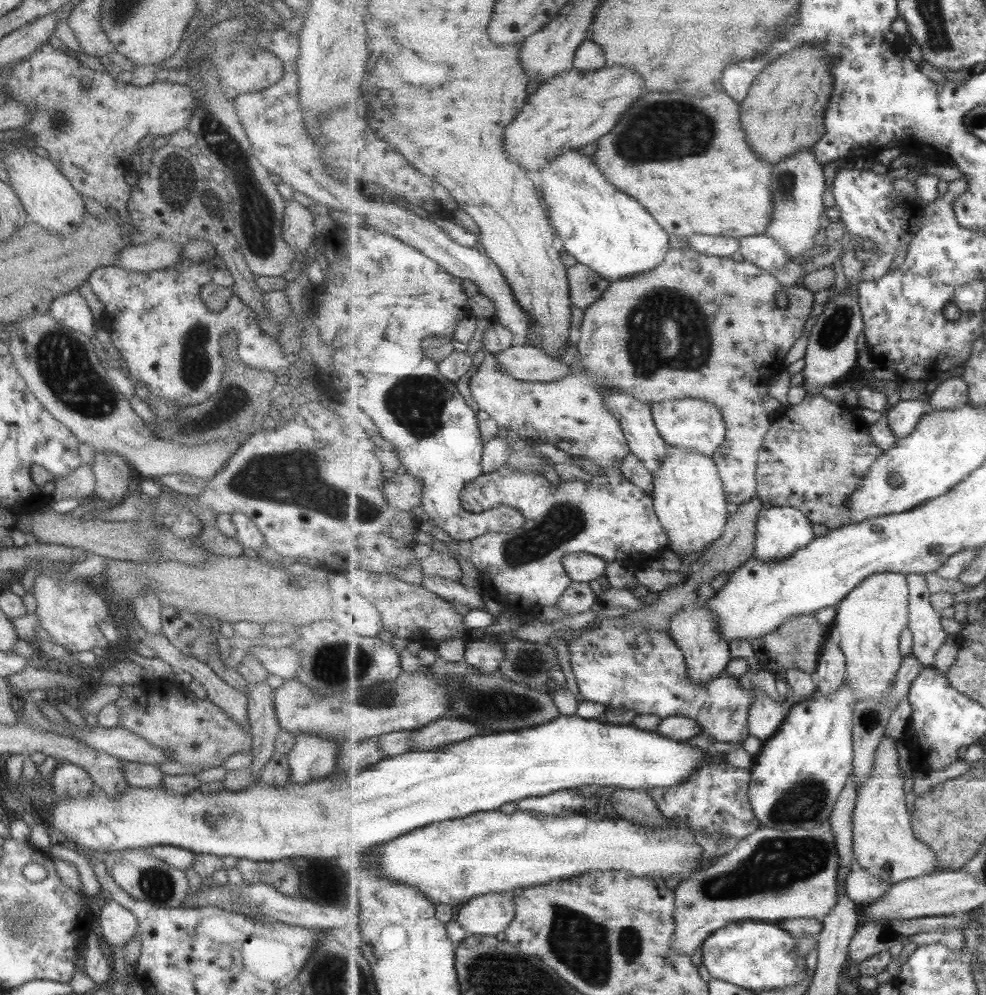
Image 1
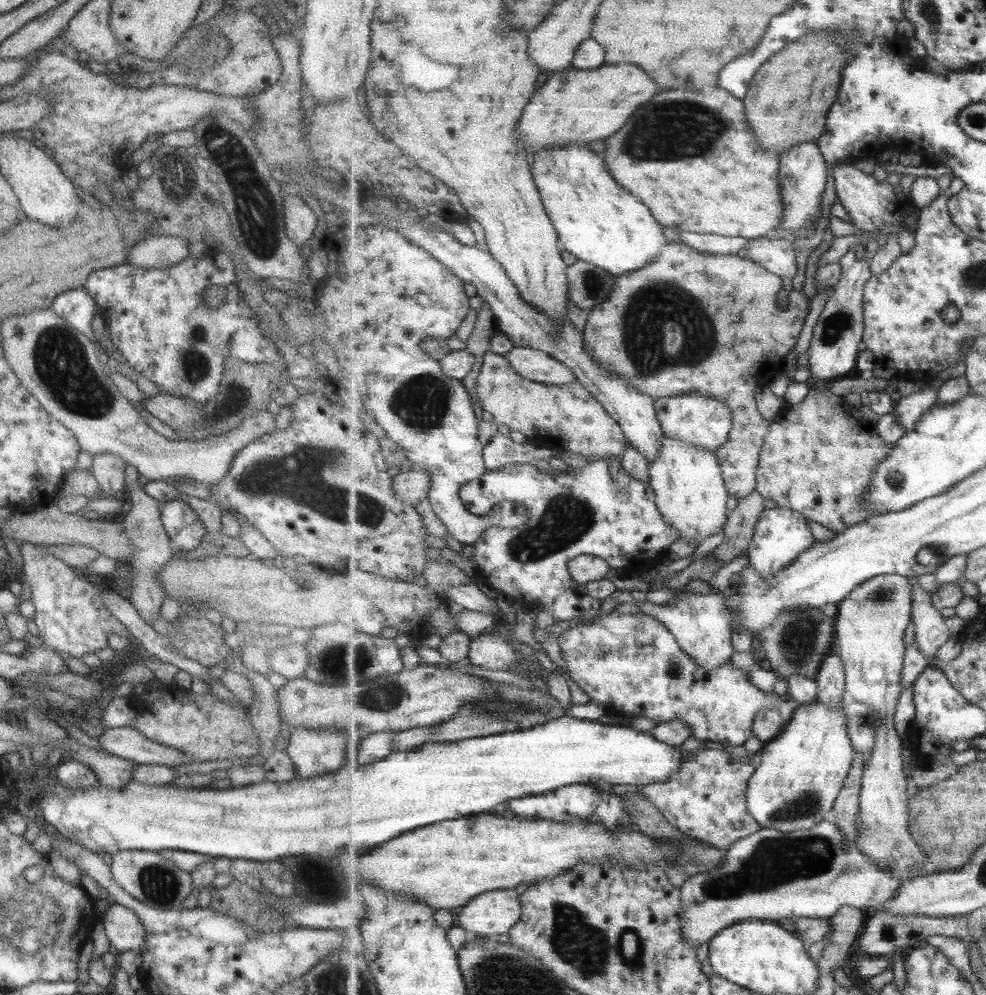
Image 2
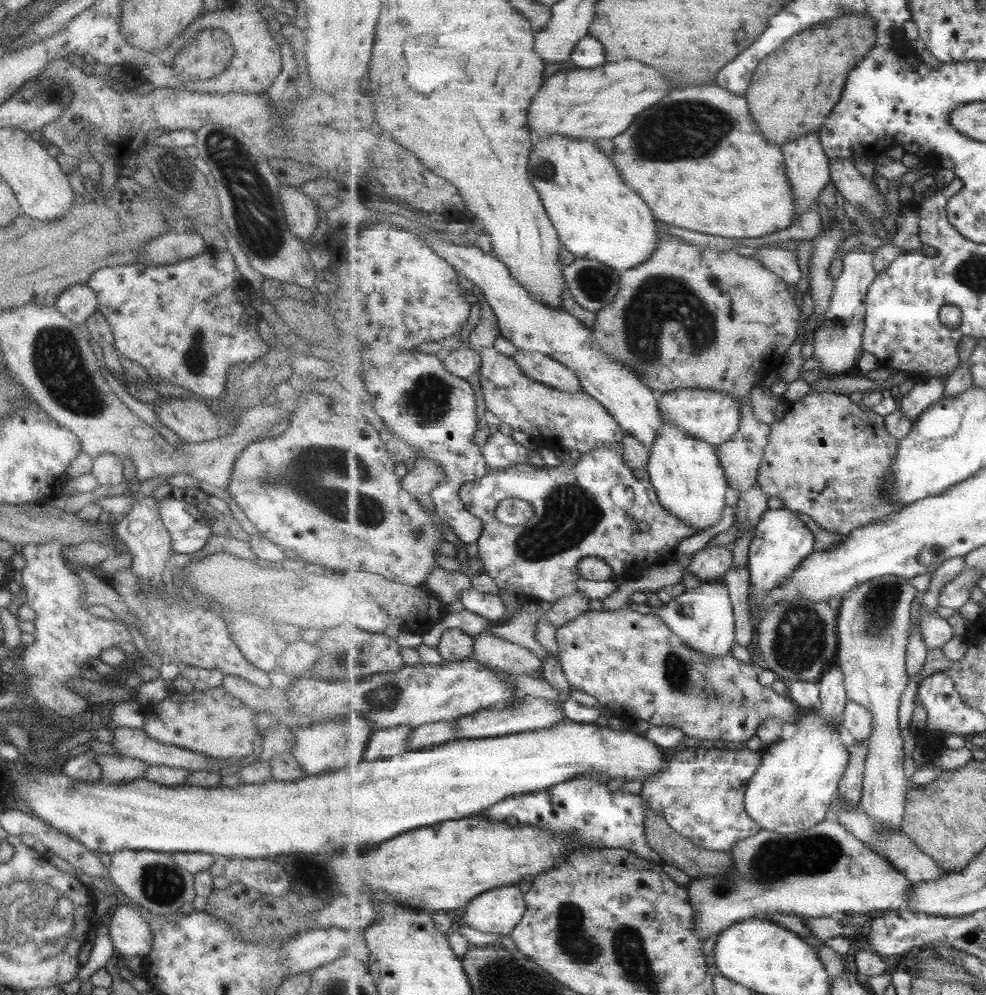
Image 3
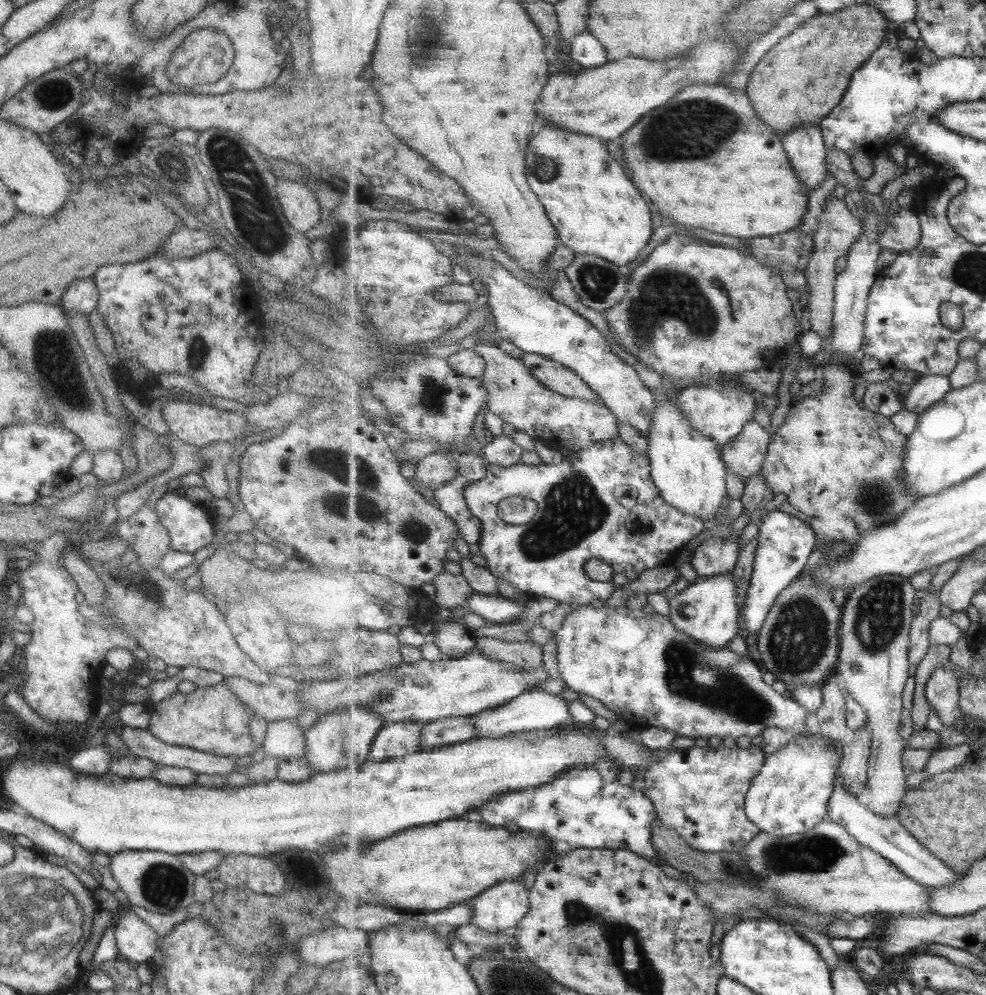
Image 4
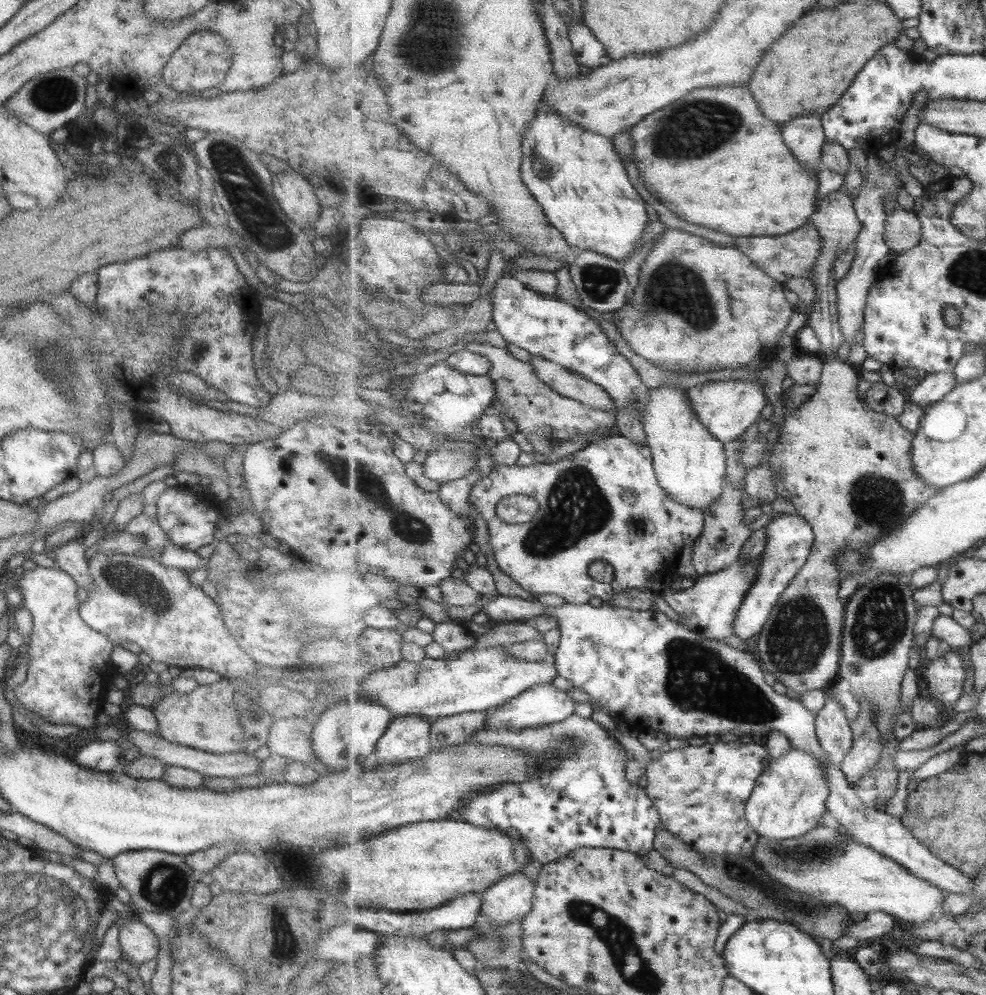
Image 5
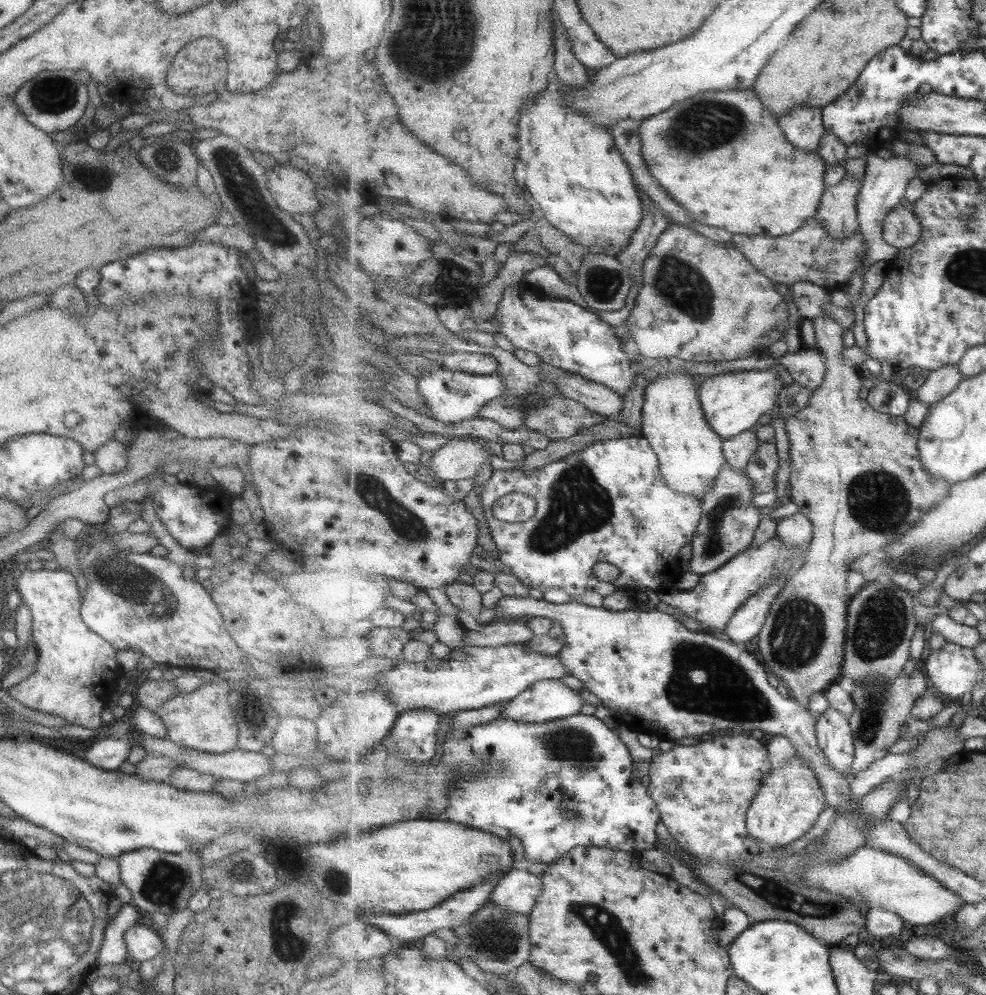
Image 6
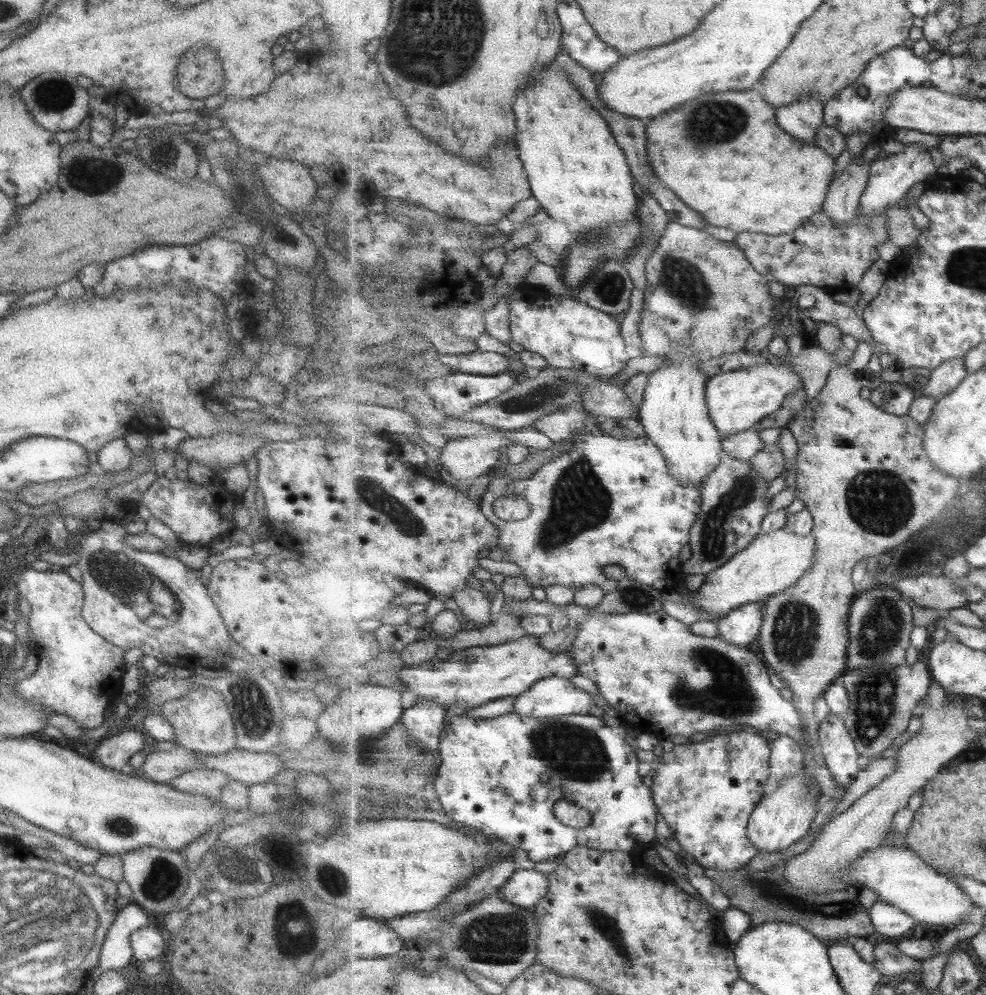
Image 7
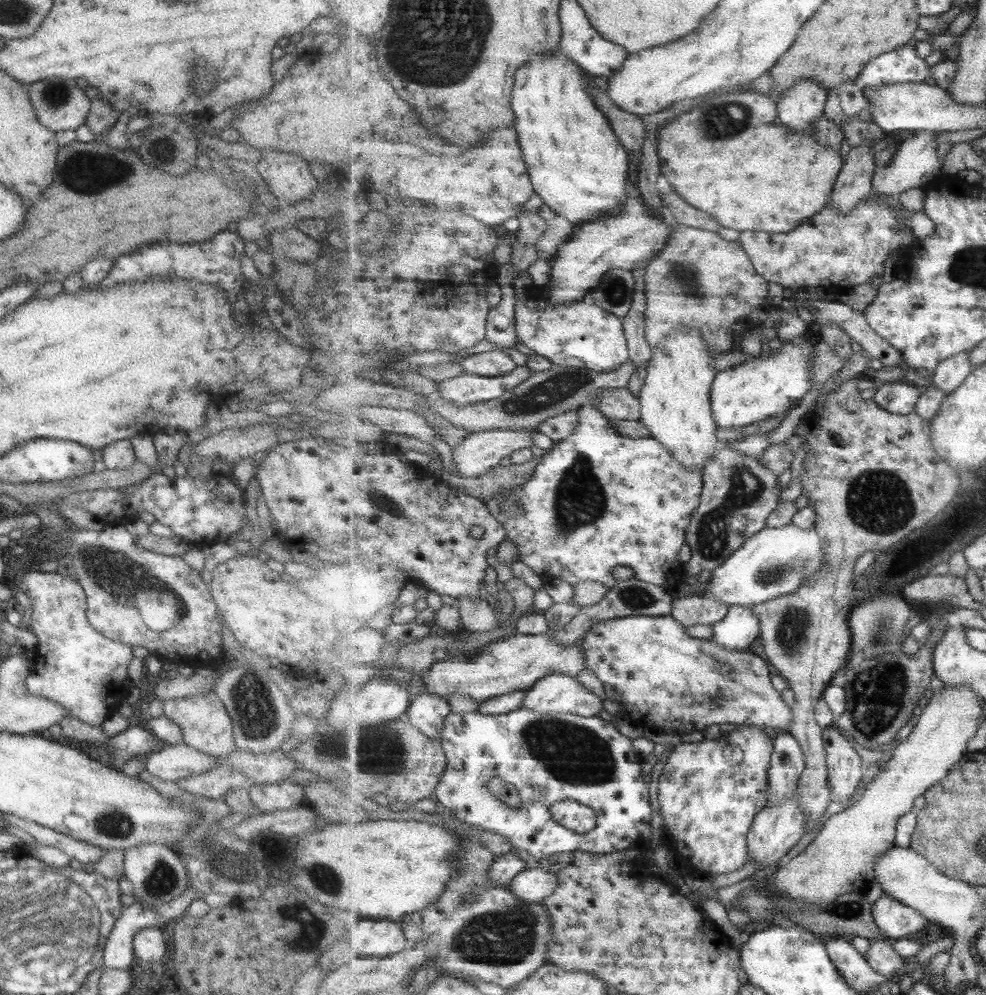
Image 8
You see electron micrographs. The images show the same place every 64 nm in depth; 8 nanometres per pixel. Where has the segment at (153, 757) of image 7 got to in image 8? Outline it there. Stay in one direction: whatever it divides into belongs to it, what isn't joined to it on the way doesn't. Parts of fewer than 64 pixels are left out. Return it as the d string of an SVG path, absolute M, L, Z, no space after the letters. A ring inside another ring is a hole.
M185 744L166 745L153 750L144 760L144 770L164 781L195 776L217 767L215 757L202 754Z

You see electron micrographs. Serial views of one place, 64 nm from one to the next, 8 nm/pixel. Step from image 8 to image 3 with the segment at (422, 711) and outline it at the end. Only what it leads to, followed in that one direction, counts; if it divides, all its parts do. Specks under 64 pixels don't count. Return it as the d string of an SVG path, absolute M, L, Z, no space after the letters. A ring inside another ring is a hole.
M401 725L390 729L374 730L367 744L365 762L386 760L410 752L409 736L414 728L411 725Z

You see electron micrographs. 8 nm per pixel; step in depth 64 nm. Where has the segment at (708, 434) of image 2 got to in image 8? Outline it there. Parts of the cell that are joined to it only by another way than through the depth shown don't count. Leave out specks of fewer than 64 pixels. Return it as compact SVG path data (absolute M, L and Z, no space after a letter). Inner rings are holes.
M809 331L800 336L803 342L795 346L791 341L782 341L783 347L766 359L750 358L732 368L719 371L711 390L711 406L715 422L721 428L741 428L749 426L777 414L783 414L799 404L799 400L813 388L811 360L815 358L815 348L821 343L817 331Z

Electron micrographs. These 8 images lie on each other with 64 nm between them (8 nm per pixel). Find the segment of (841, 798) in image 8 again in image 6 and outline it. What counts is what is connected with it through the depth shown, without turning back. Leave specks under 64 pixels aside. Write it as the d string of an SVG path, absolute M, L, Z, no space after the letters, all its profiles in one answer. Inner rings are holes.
M829 706L818 718L818 744L841 774L850 774L856 758L855 737L847 717L837 708Z

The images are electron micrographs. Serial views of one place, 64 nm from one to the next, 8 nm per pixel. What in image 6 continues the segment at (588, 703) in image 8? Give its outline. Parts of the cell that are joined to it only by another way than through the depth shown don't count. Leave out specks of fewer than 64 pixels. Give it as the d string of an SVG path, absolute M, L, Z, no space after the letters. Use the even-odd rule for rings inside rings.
M542 680L503 704L498 718L540 723L583 713L583 706L585 700L579 691L569 688L563 680Z

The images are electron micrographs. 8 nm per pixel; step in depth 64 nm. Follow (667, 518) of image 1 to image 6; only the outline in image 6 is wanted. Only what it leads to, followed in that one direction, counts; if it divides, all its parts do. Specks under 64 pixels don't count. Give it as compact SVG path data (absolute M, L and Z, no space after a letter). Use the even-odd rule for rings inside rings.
M667 373L655 378L645 389L642 420L644 436L659 455L666 484L680 494L703 500L727 460L724 439L707 421L697 390L699 385L687 373Z

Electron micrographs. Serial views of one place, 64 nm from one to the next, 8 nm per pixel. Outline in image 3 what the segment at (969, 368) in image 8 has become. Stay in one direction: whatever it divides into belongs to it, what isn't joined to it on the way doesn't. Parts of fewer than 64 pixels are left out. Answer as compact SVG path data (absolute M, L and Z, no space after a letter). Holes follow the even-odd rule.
M930 377L913 386L909 393L899 401L900 409L913 424L938 400L945 397L945 380Z

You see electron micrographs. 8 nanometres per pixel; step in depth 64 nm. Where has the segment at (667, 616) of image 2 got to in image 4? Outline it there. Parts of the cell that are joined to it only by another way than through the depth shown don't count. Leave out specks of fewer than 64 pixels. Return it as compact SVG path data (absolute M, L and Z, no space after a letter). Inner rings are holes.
M732 573L698 577L695 583L689 584L669 601L669 618L675 623L677 629L695 637L701 643L717 649L727 647L733 638L739 636L737 625L739 608L737 608L737 596L734 592L735 576Z

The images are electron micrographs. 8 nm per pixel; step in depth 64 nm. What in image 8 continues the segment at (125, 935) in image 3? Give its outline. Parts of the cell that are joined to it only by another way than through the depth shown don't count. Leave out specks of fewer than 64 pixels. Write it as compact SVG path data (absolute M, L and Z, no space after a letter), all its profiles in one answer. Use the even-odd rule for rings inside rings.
M151 926L151 928L142 928L133 934L132 952L140 961L158 967L167 948L163 929Z

